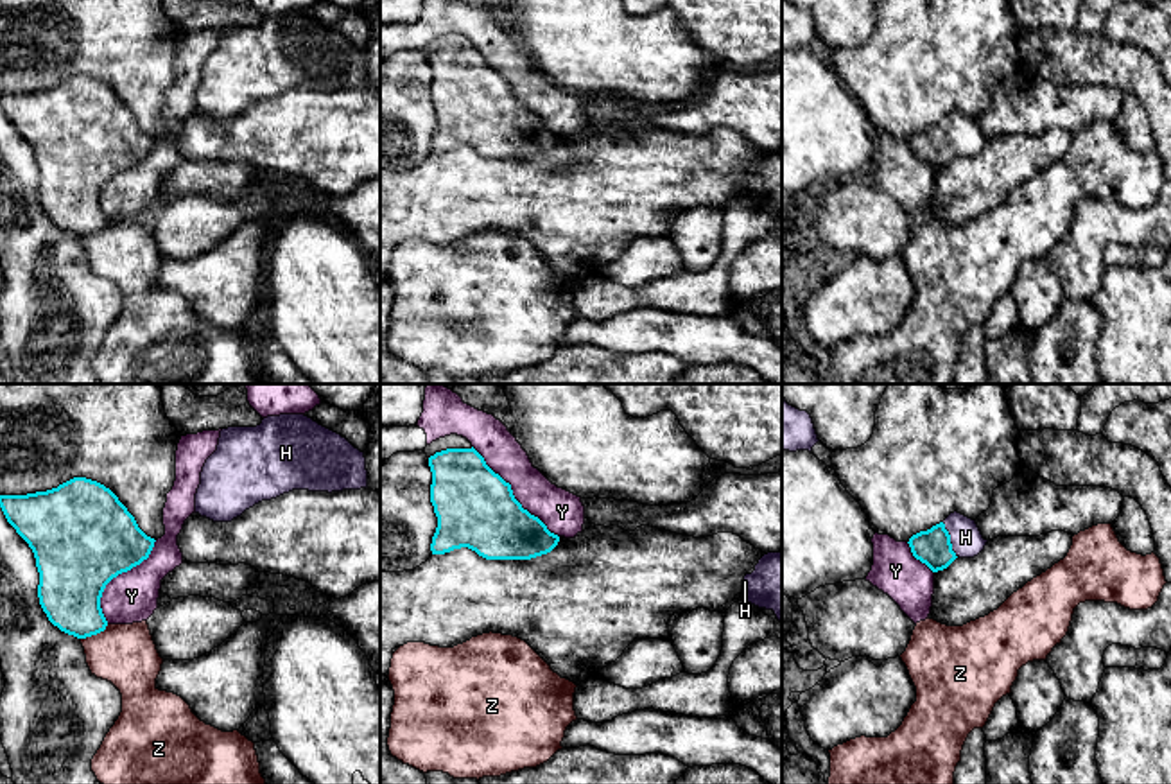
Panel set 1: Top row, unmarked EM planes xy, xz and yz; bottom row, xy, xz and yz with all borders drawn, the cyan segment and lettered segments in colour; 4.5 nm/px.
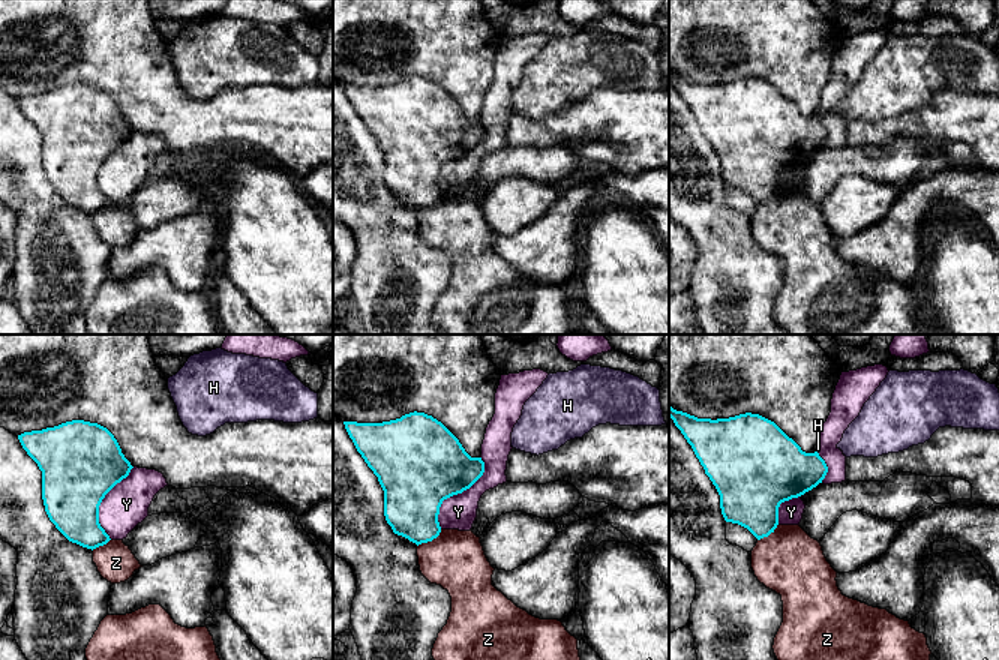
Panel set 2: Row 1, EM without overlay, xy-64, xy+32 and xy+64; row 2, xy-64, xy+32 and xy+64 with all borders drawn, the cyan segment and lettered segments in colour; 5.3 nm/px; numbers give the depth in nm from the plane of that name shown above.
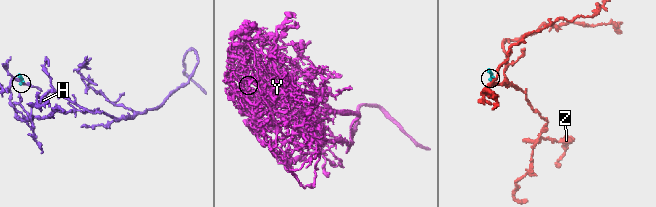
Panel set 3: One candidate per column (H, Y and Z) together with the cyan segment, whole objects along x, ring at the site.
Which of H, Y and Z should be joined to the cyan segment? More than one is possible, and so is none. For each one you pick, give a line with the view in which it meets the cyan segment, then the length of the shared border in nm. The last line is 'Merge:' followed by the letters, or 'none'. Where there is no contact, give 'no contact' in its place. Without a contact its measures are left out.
H: meets cyan in yz; contact 170 nm long
Merge: H

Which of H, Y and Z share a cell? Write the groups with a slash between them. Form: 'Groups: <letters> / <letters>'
Groups: H / Y / Z

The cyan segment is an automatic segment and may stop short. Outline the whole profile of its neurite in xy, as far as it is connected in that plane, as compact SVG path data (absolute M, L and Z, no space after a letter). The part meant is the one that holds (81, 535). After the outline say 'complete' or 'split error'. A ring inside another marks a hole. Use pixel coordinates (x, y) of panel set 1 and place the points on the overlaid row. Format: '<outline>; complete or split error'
M74 477L47 492L0 495L0 508L34 553L38 597L48 621L77 639L104 632L108 621L100 597L106 585L147 560L156 540L138 527L109 488L86 477Z; complete

